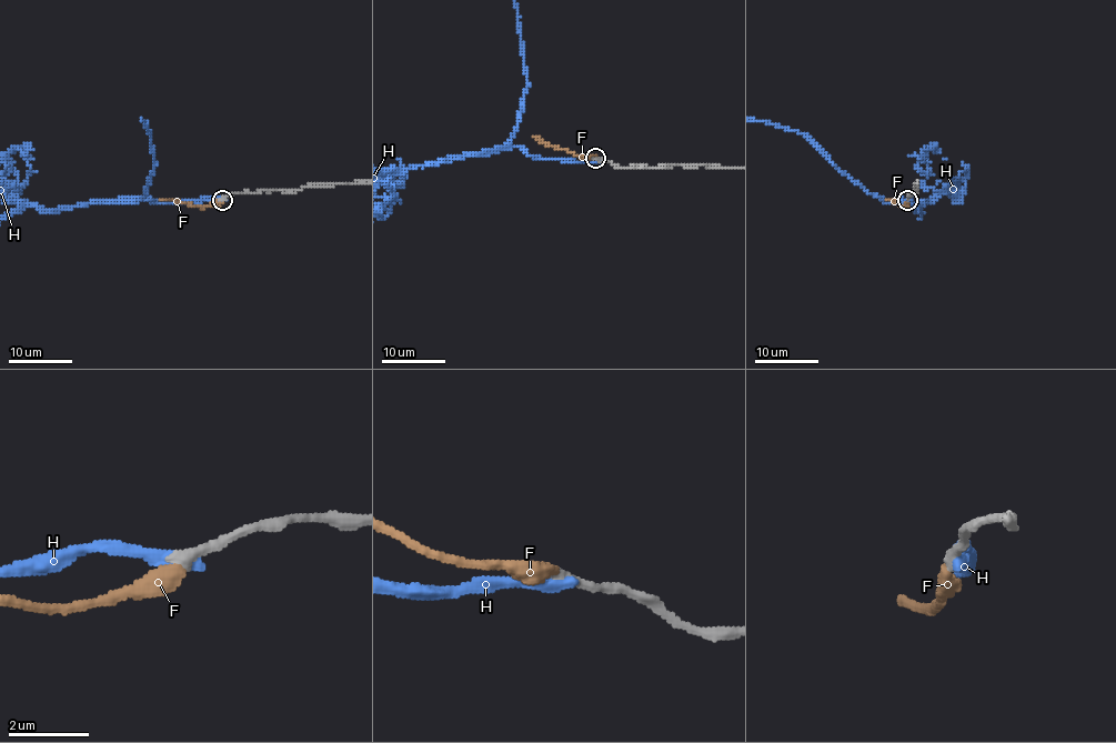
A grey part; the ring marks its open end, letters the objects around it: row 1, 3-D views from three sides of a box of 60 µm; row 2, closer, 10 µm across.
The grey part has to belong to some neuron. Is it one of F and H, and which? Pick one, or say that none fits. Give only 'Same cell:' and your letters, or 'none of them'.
Same cell: F

